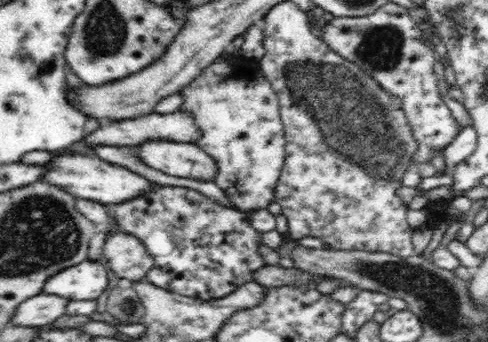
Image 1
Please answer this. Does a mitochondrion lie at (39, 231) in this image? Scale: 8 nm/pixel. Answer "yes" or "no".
yes

